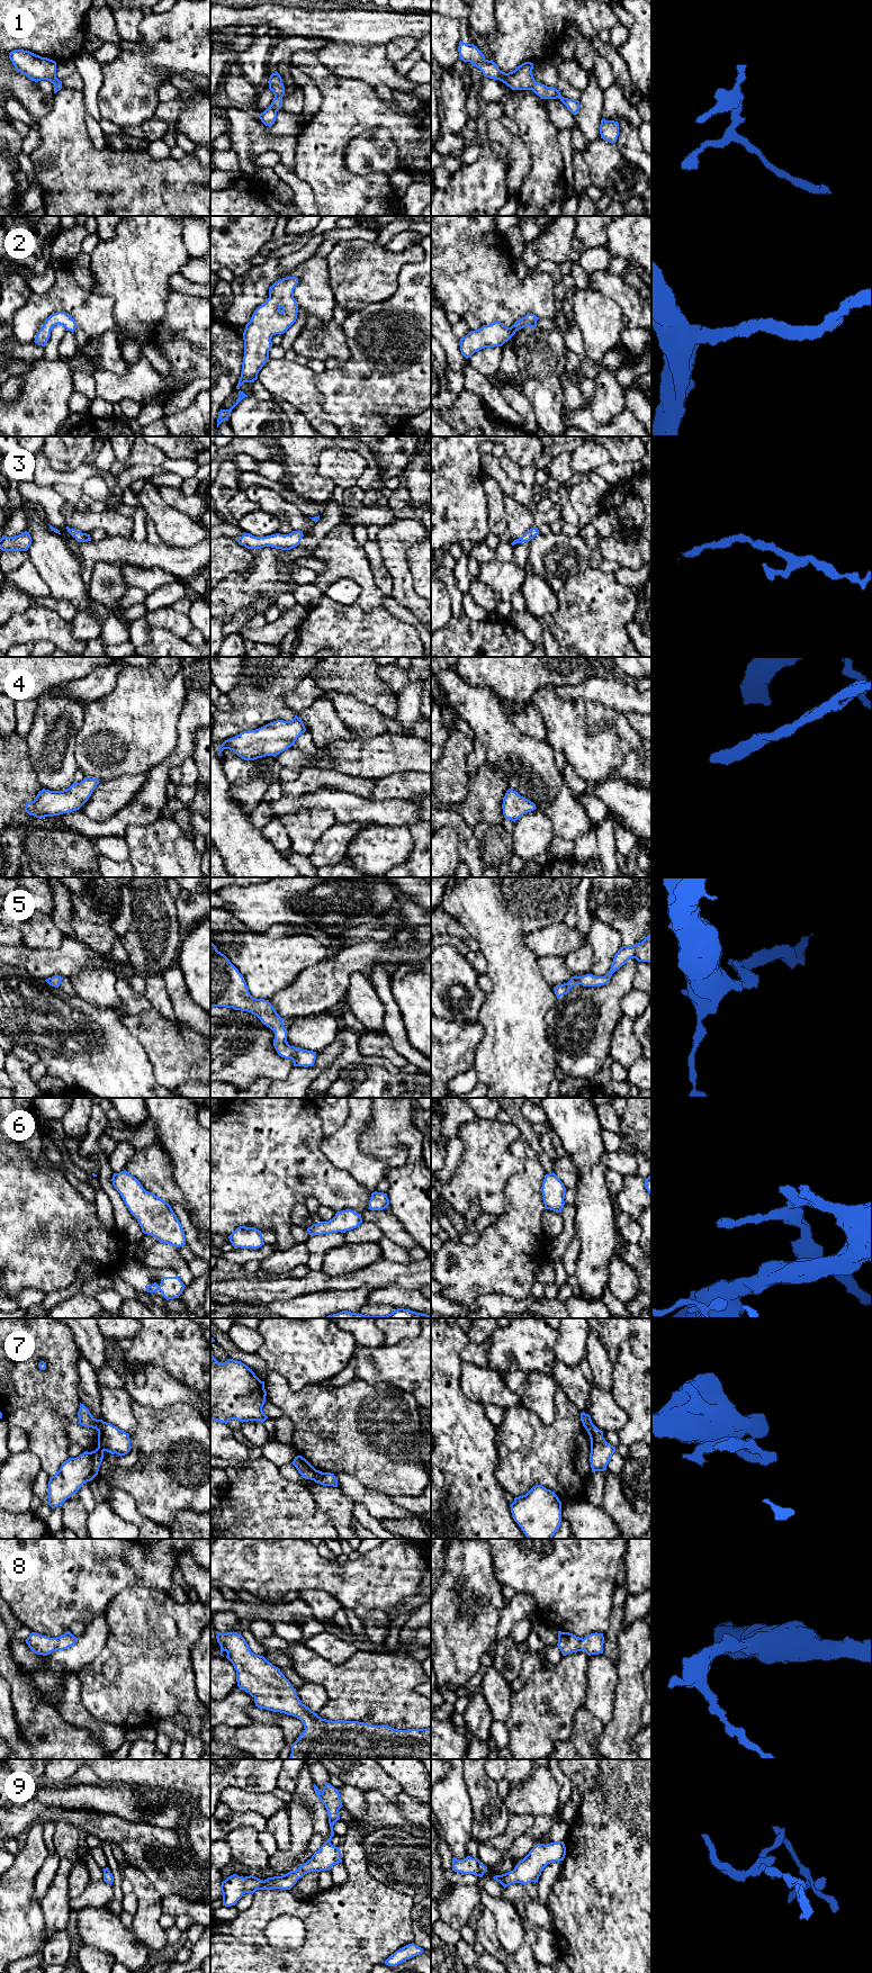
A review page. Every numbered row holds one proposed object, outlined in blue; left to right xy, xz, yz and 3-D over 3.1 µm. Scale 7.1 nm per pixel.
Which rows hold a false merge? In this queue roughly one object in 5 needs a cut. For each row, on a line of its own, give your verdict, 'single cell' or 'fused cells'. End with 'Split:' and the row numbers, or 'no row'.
1: single cell
2: single cell
3: single cell
4: single cell
5: single cell
6: single cell
7: fused cells
8: single cell
9: single cell
Split: 7

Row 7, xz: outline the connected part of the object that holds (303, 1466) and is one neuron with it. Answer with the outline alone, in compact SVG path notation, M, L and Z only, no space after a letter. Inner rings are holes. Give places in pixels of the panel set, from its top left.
M302 1456L295 1457L294 1461L291 1462L302 1477L306 1479L314 1480L315 1483L322 1476L322 1471L316 1470L305 1458Z

